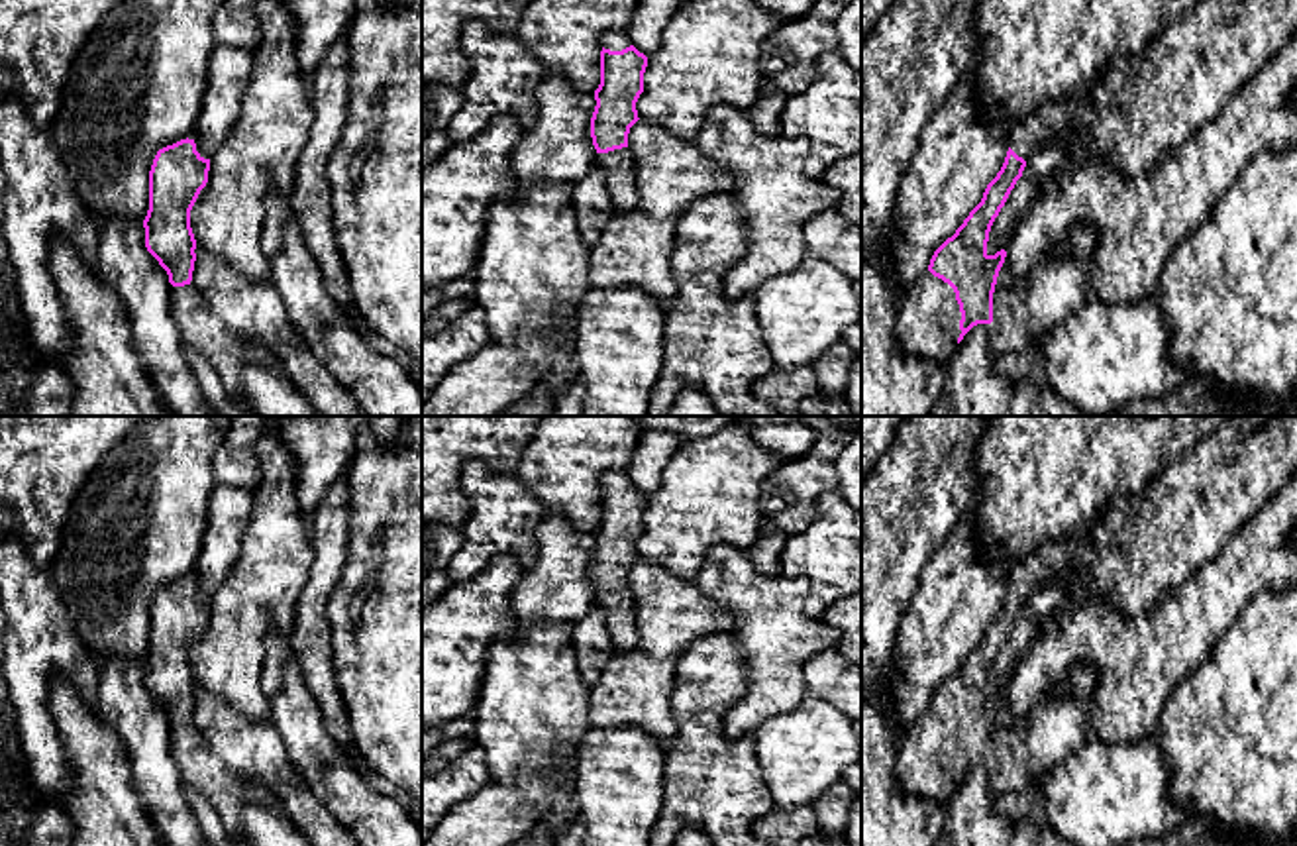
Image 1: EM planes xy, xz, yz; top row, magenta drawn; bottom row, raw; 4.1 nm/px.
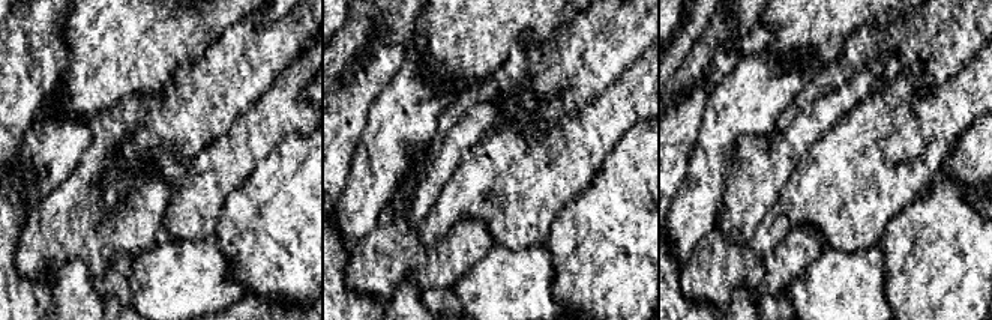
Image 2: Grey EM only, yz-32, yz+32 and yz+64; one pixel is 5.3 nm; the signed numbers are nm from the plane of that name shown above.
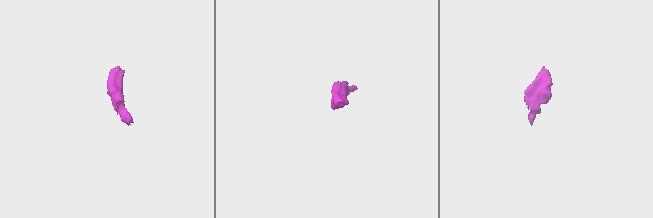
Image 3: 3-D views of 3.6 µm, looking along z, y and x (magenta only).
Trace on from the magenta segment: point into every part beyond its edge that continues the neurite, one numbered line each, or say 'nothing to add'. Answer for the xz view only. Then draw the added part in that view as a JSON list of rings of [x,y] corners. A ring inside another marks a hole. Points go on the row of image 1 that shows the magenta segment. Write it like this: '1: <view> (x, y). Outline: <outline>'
1: xz (611, 40). Outline: [[[606,31],[600,37],[600,47],[610,49],[610,51],[622,51],[630,45],[632,43],[630,43],[626,31]]]
2: xz (619, 165). Outline: [[[630,147],[597,153],[597,167],[604,173],[604,185],[616,214],[632,212],[640,204],[636,161]]]

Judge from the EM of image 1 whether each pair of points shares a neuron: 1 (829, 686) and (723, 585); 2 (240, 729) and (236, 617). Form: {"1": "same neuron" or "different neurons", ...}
{"1": "different neurons", "2": "different neurons"}

